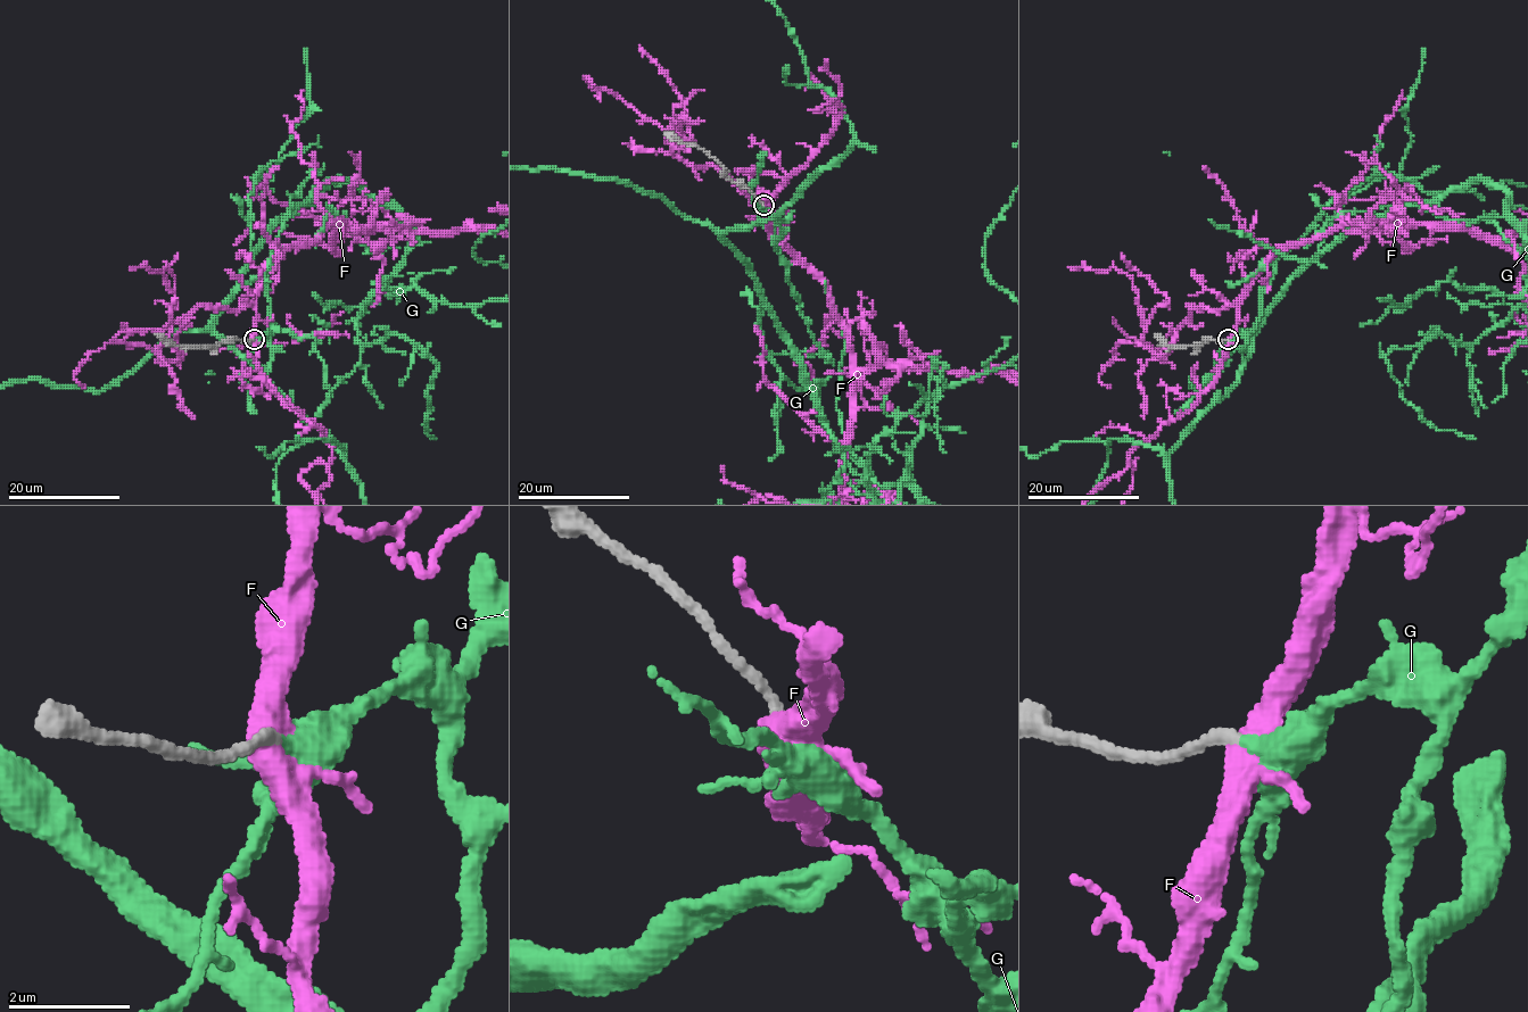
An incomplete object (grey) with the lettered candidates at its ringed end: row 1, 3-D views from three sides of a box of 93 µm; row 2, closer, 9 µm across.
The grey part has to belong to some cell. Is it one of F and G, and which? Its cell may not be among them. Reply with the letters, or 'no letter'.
G

